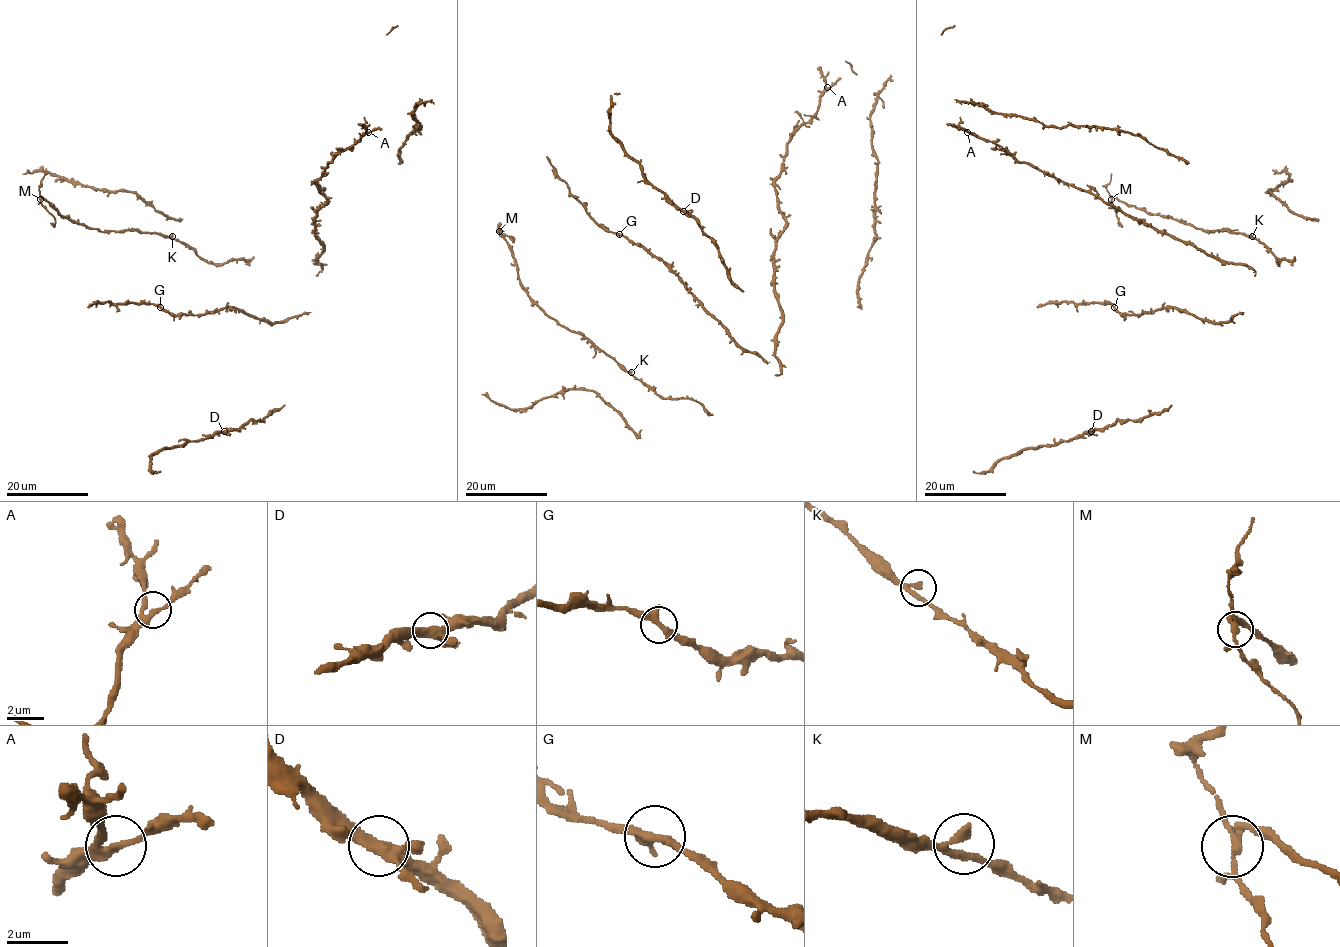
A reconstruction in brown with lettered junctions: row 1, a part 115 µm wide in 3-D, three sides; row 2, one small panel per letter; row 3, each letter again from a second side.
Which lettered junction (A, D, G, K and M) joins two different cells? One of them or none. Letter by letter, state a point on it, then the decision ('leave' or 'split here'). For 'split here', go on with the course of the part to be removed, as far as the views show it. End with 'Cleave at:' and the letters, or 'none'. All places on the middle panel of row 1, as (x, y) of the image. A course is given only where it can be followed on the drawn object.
A: place (827, 87); leave
D: place (683, 211); leave
G: place (619, 234); leave
K: place (631, 372); leave
M: place (499, 231); split here; course (500, 231), (514, 238), (509, 237)
Cleave at: M

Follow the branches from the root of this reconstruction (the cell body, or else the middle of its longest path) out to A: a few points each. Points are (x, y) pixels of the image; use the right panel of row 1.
A: (1179, 241), (1128, 217), (1087, 191), (1018, 161), (995, 143), (967, 132)

